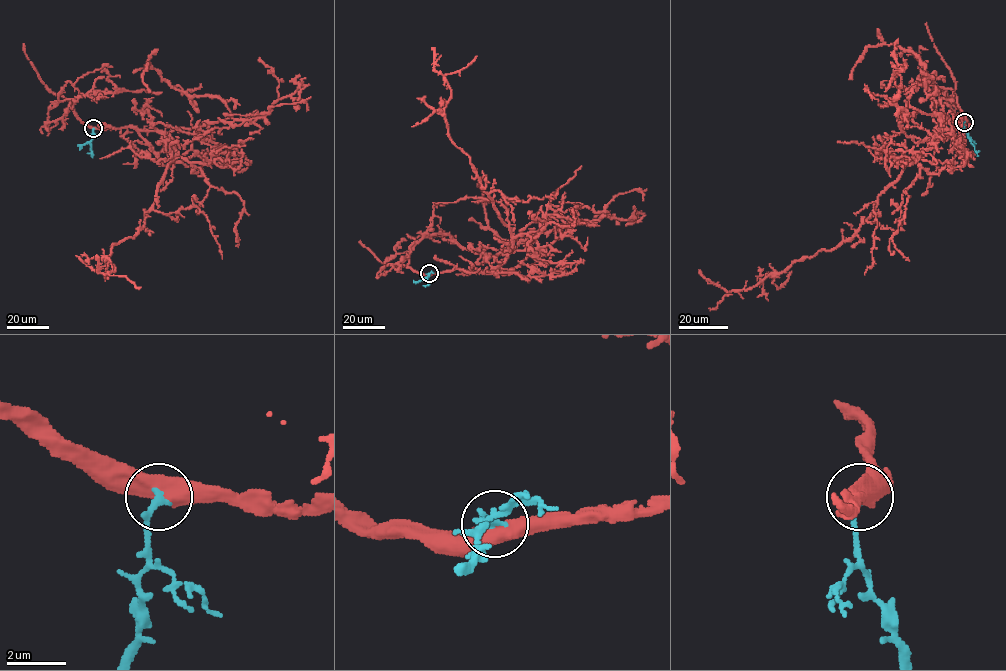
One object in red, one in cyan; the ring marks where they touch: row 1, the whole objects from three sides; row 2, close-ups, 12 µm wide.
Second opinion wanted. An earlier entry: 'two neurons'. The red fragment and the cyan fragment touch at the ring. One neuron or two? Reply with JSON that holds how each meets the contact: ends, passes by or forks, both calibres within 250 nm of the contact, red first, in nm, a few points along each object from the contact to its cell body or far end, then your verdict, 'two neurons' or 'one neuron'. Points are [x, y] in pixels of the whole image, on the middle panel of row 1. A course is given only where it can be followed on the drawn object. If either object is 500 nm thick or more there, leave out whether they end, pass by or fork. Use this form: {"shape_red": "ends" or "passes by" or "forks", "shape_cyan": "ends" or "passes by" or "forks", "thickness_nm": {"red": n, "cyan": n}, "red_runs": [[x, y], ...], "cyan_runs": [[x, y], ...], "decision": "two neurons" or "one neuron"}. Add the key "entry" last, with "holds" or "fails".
{"thickness_nm": {"red": 500, "cyan": 240}, "red_runs": [[430, 274], [494, 269], [511, 246], [443, 114], [451, 93], [443, 75], [476, 56]], "cyan_runs": [[430, 274], [425, 278], [427, 286], [423, 286]], "decision": "one neuron", "entry": "fails"}

